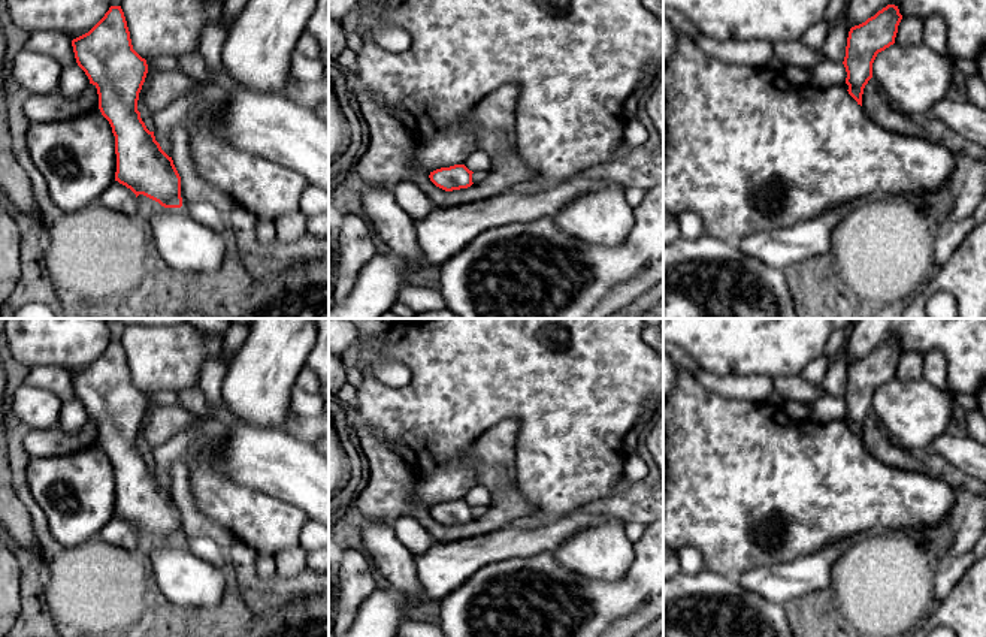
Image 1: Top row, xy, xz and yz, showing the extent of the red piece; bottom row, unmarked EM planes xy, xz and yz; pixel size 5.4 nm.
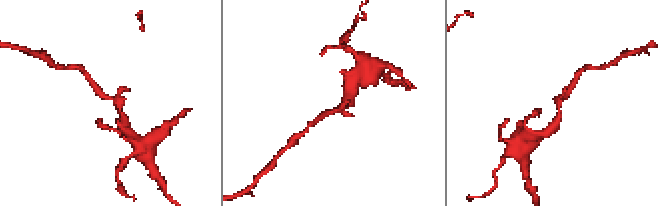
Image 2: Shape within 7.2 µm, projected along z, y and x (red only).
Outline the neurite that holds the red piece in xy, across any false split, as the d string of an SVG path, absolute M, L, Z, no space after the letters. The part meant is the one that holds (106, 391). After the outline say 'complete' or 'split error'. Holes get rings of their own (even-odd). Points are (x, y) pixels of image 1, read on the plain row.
M111 341L85 369L72 375L78 401L97 423L99 444L115 471L115 516L164 543L181 543L181 511L137 446L148 408L131 380L121 341Z; complete

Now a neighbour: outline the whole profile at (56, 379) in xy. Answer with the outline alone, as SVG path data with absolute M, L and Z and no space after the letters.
M36 365L28 369L25 383L57 395L63 402L76 398L70 372L60 365Z

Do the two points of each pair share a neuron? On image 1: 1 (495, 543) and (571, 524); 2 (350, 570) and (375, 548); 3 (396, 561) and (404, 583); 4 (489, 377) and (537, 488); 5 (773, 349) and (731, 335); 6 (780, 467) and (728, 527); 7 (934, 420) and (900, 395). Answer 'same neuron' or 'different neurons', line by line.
1: same neuron
2: different neurons
3: same neuron
4: same neuron
5: same neuron
6: same neuron
7: same neuron

